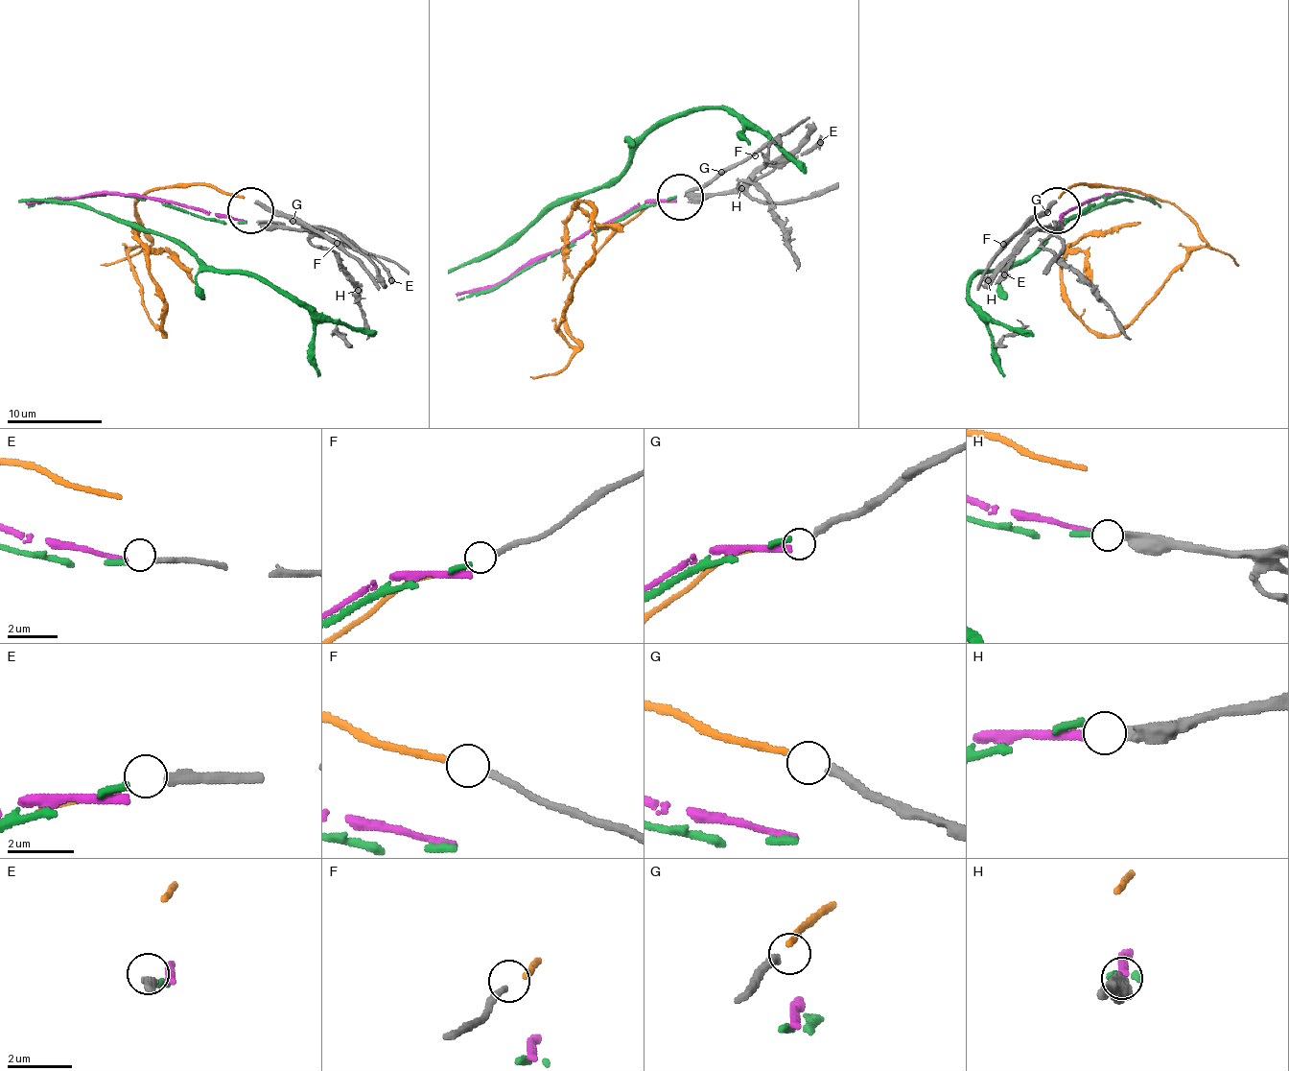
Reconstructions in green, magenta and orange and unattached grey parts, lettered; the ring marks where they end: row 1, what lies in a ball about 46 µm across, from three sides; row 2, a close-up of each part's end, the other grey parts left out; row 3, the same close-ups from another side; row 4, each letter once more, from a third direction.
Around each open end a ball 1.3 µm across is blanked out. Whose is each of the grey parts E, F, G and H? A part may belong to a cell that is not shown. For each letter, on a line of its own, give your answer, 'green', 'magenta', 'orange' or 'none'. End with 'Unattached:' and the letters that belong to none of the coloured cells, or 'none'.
E: green
F: orange
G: none
H: magenta
Unattached: G

